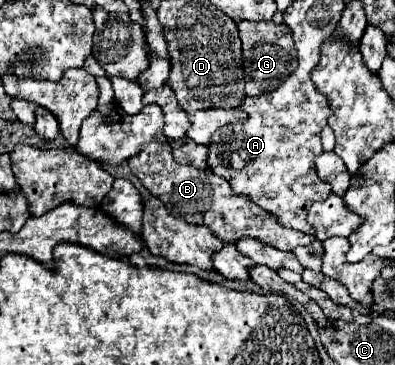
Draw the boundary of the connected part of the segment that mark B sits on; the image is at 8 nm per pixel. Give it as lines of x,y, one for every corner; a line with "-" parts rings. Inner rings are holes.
153,141
149,145
143,145
141,151
127,163
131,171
141,179
141,183
149,189
149,193
161,197
171,215
181,217
187,223
205,225
227,243
235,243
241,237
255,237
277,249
295,249
299,245
311,245
311,241
315,239
313,235
279,227
277,219
271,219
271,215
263,213
261,207
255,207
245,195
235,195
231,191
231,185
211,171
201,171
191,165
175,163
169,143

